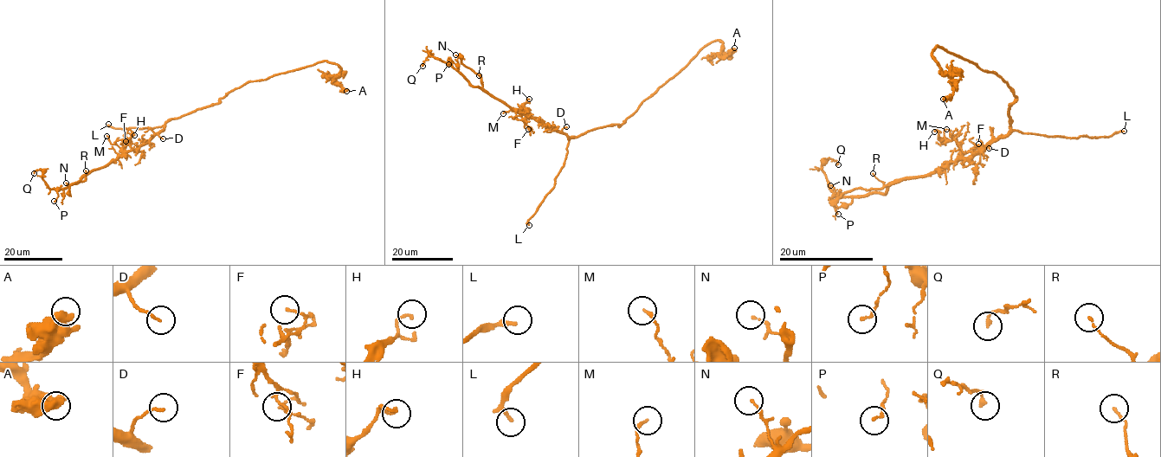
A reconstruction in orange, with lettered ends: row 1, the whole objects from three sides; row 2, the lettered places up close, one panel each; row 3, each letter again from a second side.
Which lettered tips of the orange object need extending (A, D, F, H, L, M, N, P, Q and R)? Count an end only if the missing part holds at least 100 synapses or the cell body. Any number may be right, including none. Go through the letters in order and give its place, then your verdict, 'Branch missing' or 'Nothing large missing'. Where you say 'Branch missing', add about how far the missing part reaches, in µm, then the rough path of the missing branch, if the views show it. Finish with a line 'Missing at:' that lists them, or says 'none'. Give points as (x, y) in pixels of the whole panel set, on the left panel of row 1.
A: Place: (346, 91). Nothing large missing
D: Place: (163, 138). Nothing large missing
F: Place: (125, 141). Nothing large missing
H: Place: (134, 135). Nothing large missing
L: Place: (108, 124). Branch missing. Missing length about 20 µm. Course of what is missing: (108, 124), (110, 114), (101, 108), (97, 107), (96, 111)
M: Place: (106, 136). Nothing large missing
N: Place: (66, 183). Nothing large missing
P: Place: (54, 201). Nothing large missing
Q: Place: (34, 173). Nothing large missing
R: Place: (86, 170). Nothing large missing
Missing at: L

